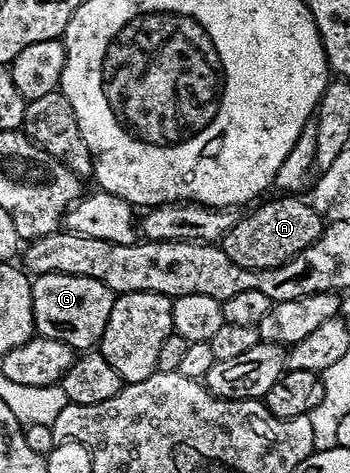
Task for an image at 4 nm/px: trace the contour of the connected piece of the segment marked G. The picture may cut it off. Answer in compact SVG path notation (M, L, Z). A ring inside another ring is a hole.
M44 273L33 276L32 313L37 334L64 341L75 353L85 353L102 342L104 325L112 313L115 292L92 277L76 277L72 273Z

